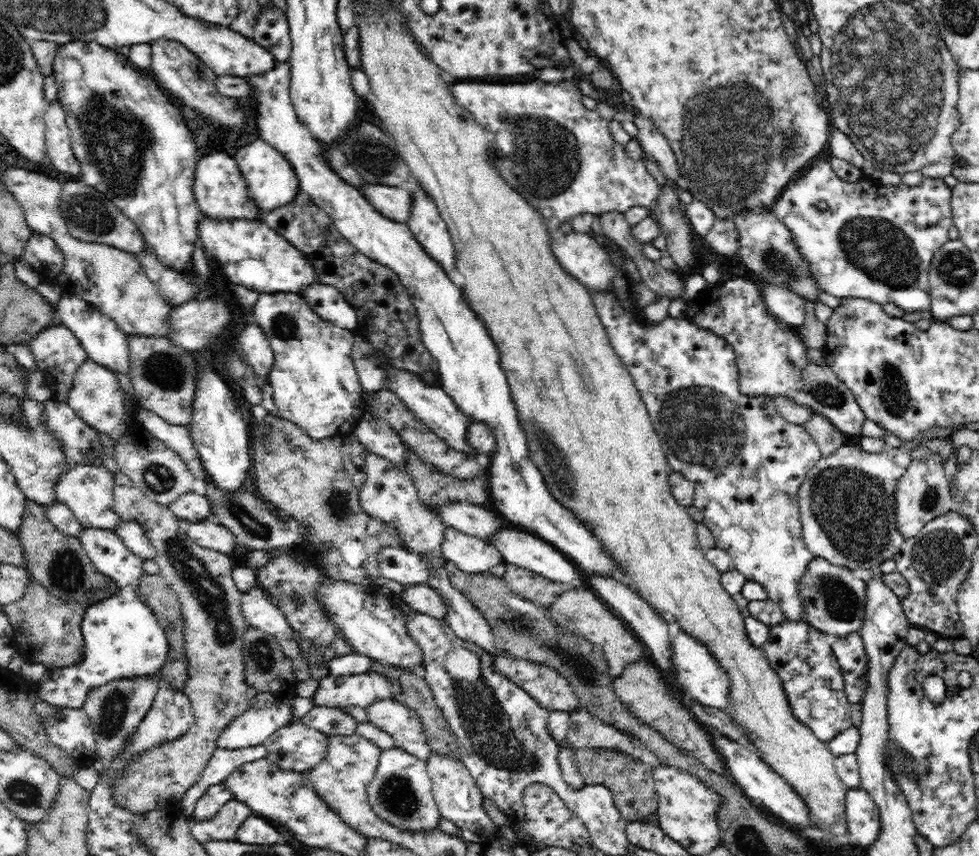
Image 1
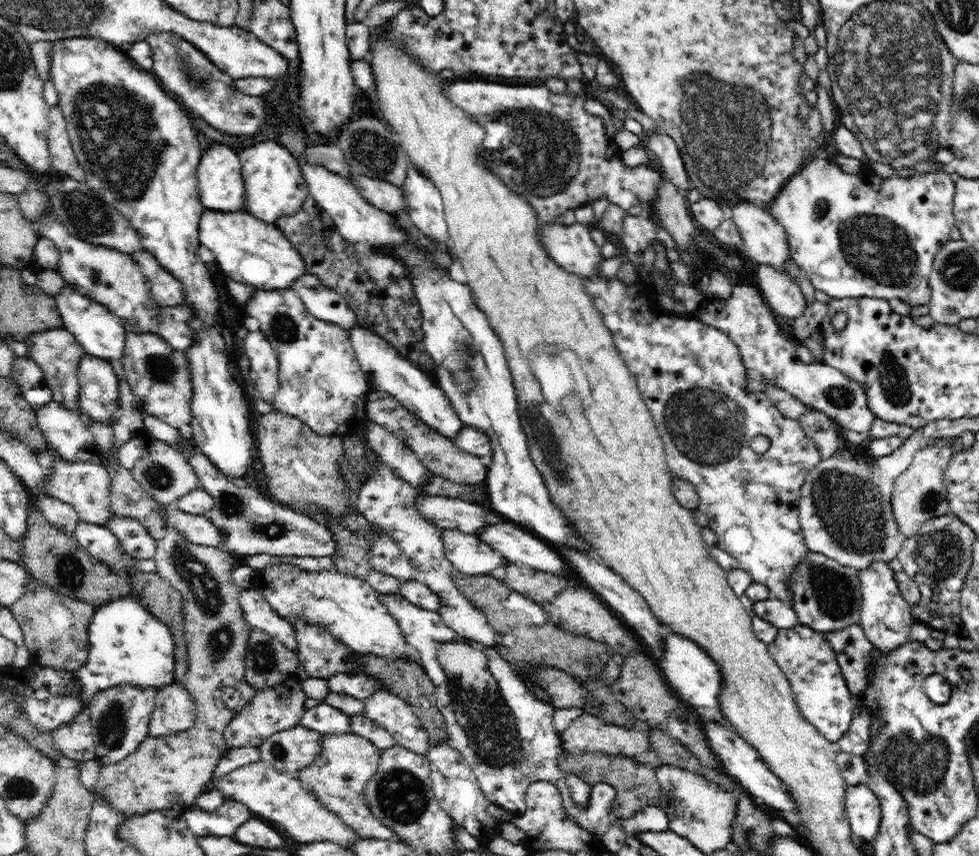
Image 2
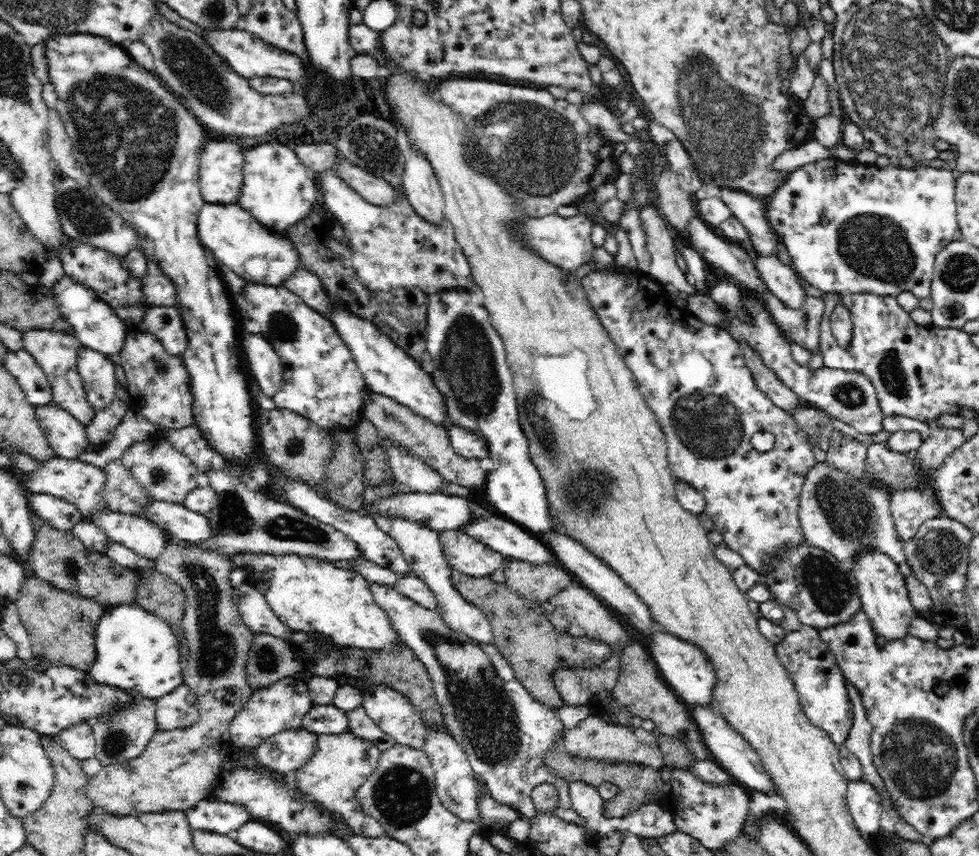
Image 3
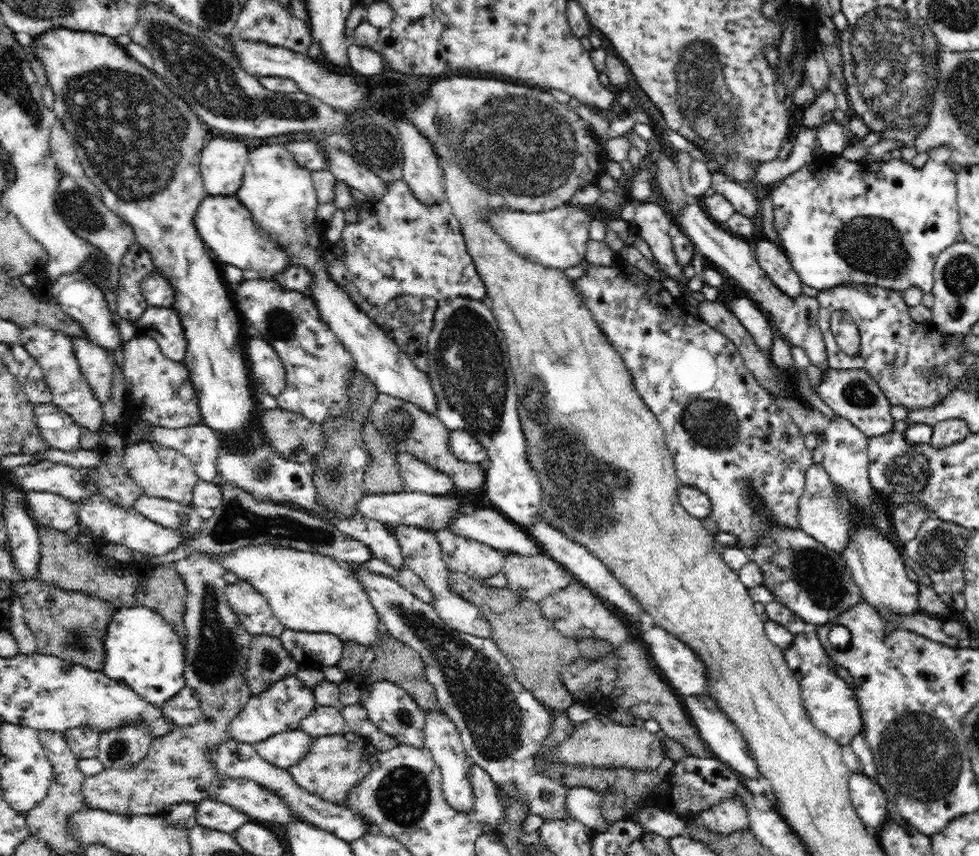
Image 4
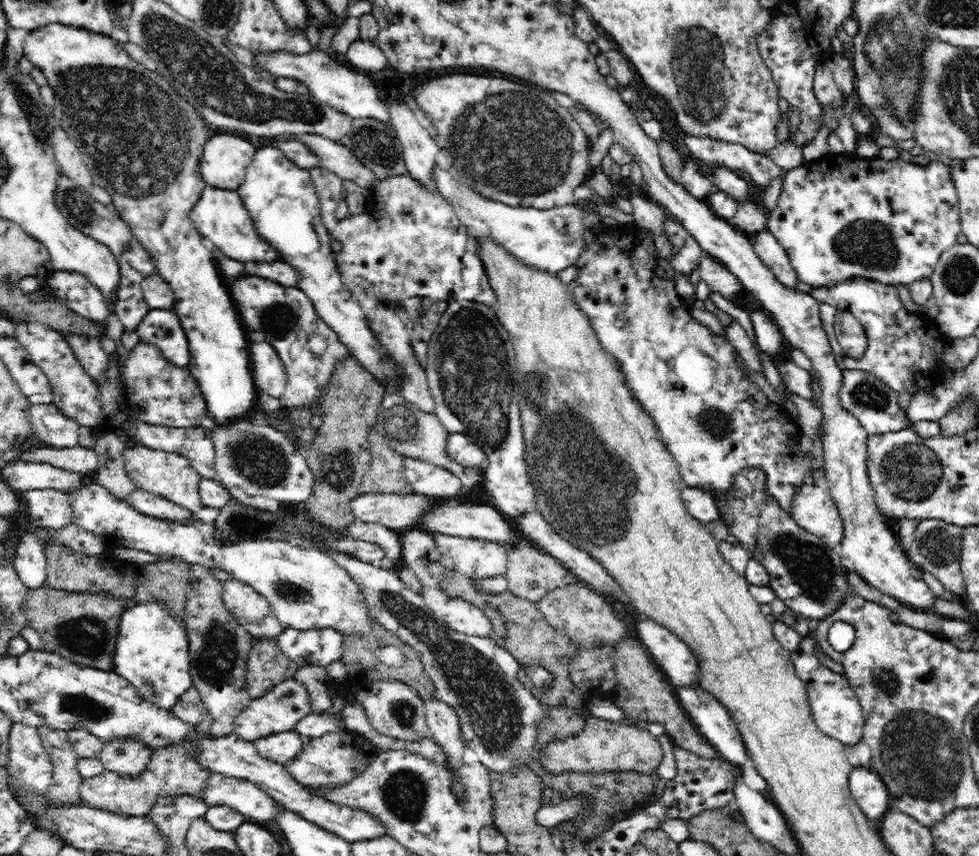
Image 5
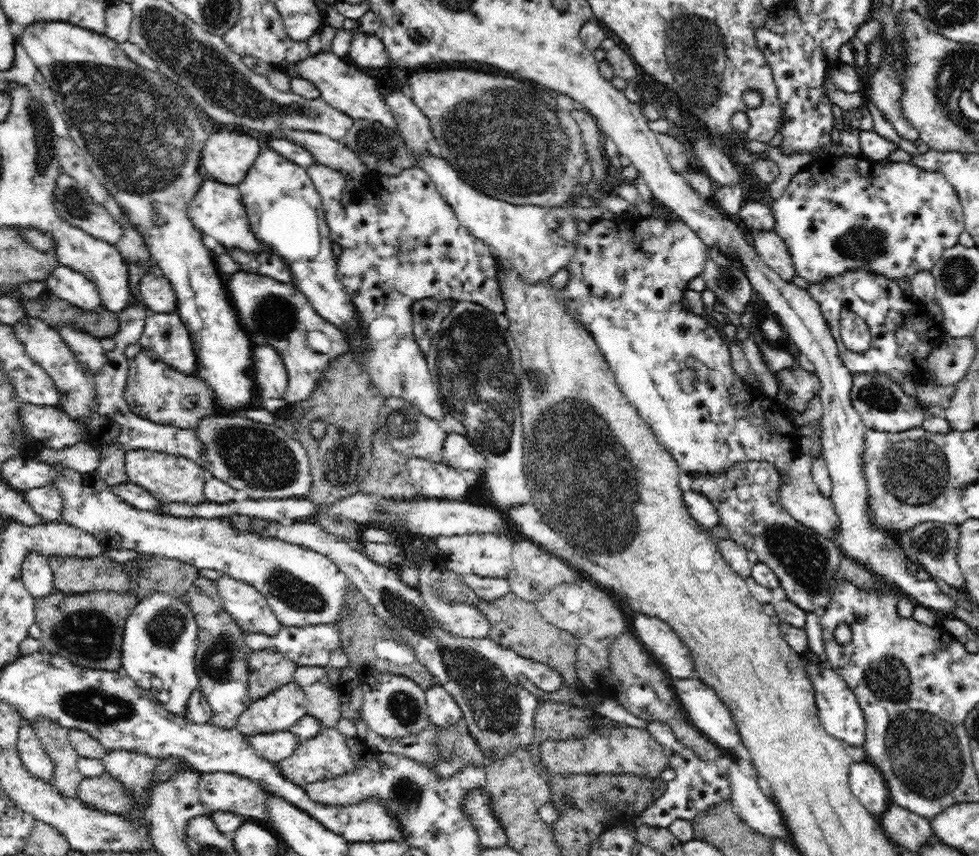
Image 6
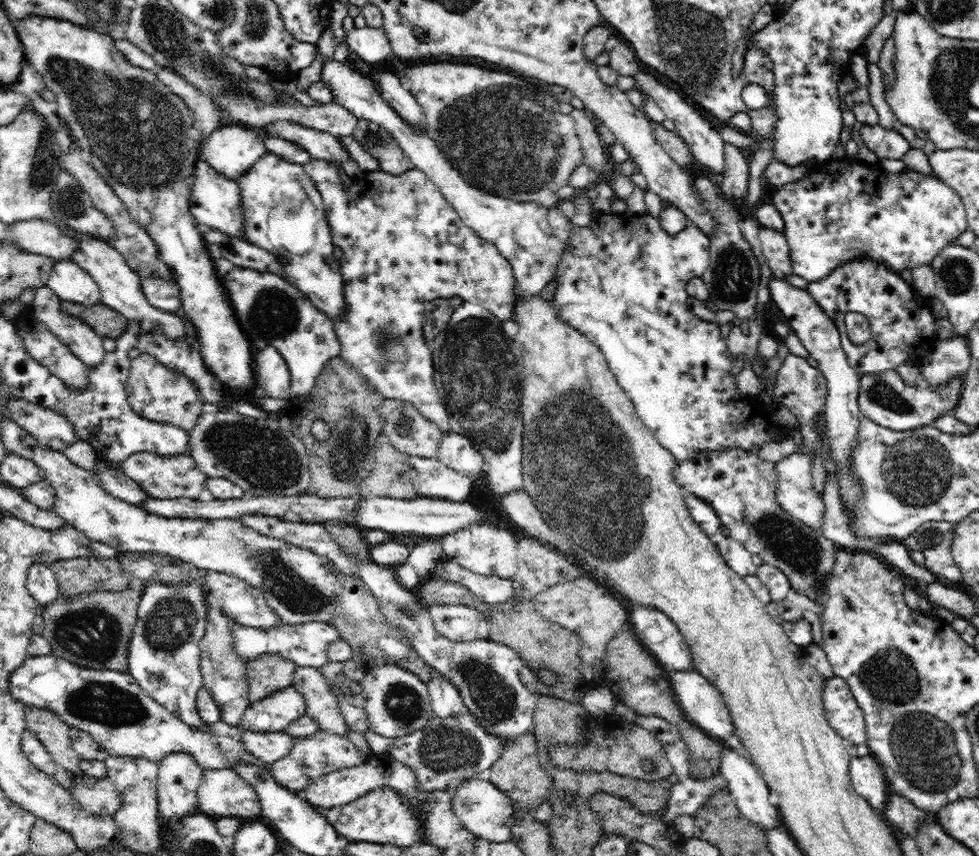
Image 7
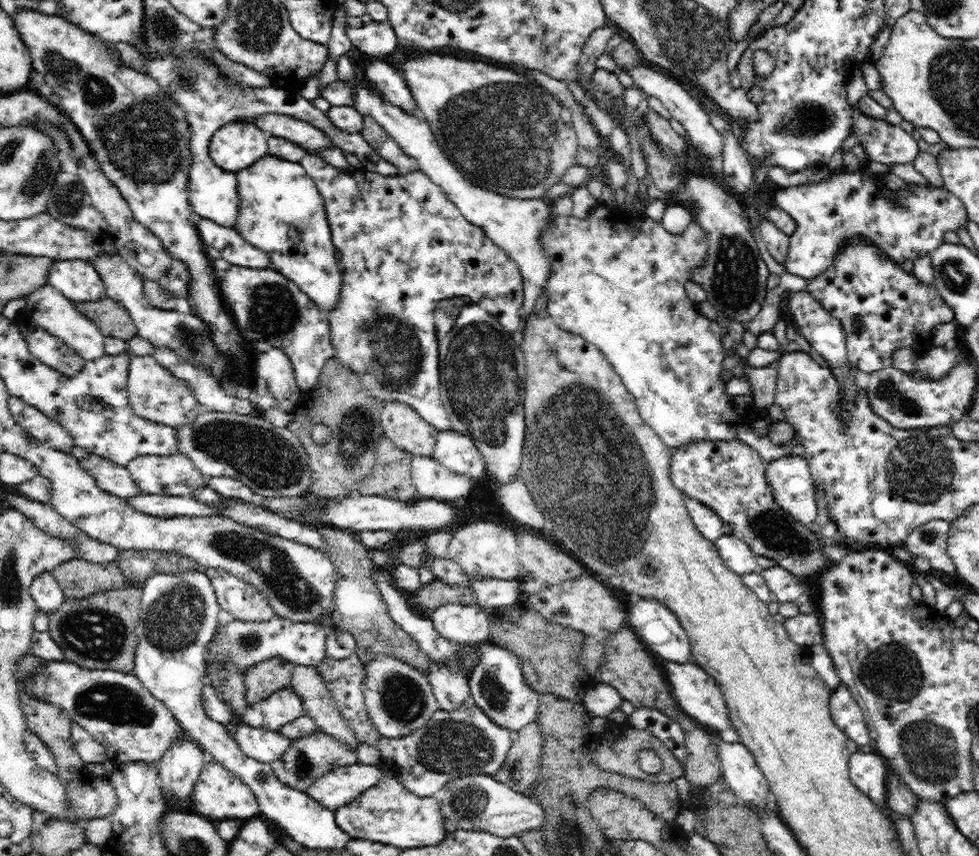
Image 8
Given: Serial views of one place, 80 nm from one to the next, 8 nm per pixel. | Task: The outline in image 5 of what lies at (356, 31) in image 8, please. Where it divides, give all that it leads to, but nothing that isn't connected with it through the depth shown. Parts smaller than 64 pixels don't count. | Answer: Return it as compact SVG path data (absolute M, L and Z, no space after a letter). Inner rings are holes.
M372 40L354 41L345 52L348 62L354 70L364 74L371 74L387 66L387 56Z

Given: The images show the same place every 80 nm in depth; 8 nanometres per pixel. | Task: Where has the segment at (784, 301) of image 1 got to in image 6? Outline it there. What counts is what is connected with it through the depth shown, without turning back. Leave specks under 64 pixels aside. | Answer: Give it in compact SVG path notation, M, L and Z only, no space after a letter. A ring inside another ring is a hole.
M773 230L755 231L753 238L753 246L766 266L780 274L785 281L792 283L792 278L796 274L790 253L782 238Z

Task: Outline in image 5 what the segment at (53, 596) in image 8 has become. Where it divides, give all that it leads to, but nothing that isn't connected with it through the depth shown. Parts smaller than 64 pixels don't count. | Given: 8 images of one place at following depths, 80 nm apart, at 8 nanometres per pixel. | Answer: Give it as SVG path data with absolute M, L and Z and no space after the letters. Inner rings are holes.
M28 534L24 536L22 542L15 558L16 573L27 589L42 588L46 586L48 578L45 548L37 542L37 538L31 538Z

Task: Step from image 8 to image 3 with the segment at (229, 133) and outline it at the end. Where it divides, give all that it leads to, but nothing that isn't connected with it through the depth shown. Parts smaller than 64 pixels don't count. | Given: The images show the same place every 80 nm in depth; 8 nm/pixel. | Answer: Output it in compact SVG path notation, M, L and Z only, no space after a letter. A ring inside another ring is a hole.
M210 142L200 157L199 187L206 202L239 203L244 155L238 144Z

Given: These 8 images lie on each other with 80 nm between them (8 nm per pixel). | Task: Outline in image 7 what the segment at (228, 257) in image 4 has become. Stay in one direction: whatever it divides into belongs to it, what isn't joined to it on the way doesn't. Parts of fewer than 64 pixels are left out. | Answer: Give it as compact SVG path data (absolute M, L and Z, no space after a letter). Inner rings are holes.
M199 151L196 164L194 164L192 192L189 199L190 213L196 222L210 225L211 228L218 228L220 232L245 239L243 230L245 219L239 184L230 177L224 176L223 173L216 172L216 169L203 159L201 151Z

